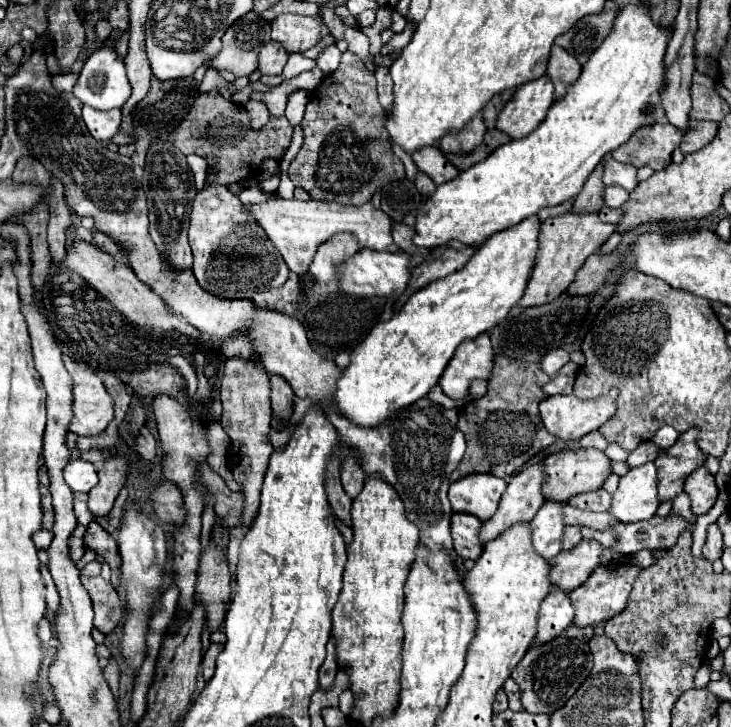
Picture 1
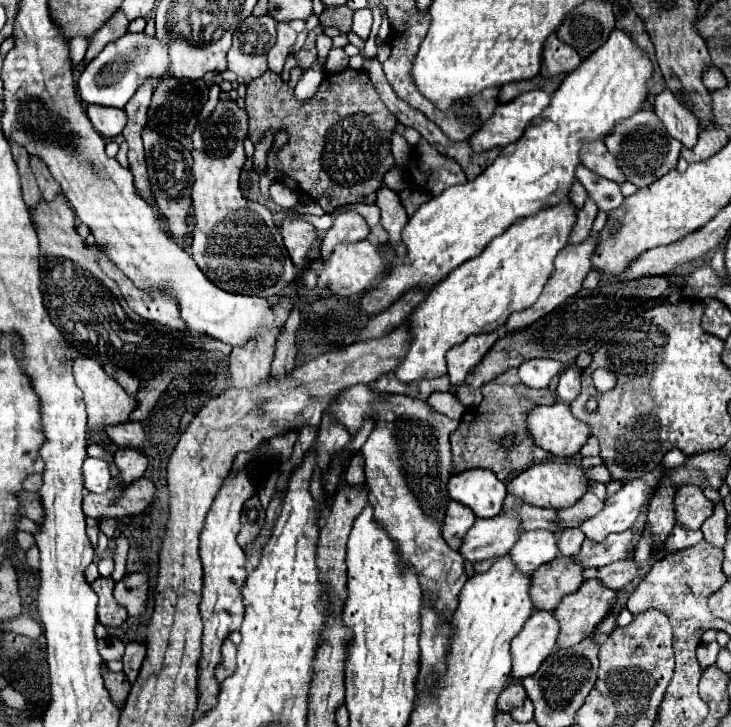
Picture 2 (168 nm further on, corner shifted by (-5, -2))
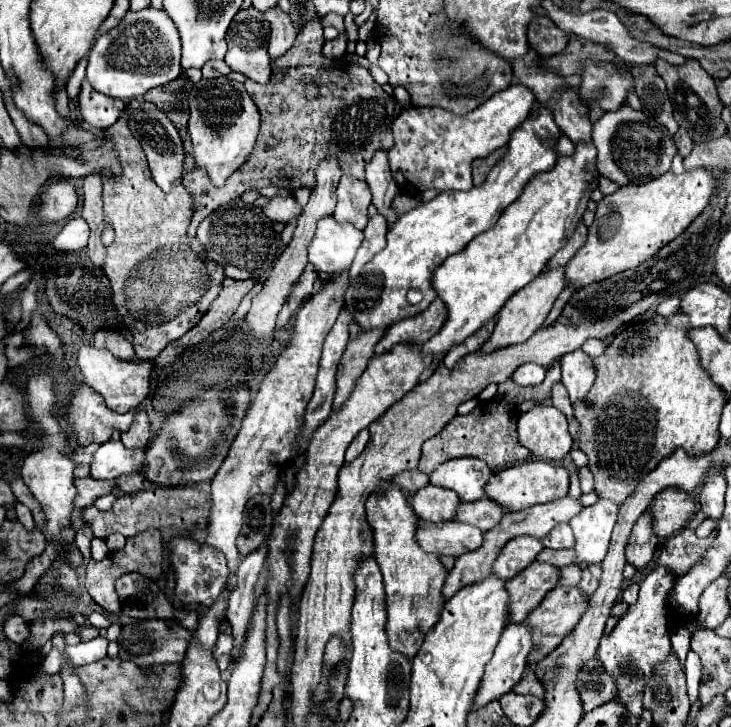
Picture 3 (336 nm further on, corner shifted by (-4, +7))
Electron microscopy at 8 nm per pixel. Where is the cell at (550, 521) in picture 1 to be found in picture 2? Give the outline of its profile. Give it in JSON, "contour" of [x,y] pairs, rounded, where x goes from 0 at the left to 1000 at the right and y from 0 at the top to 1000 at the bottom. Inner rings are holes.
{"contour":[[[737,728],[713,733],[707,750],[696,758],[696,766],[707,774],[710,788],[729,788],[735,780],[756,772],[762,761],[762,739],[748,728]]]}

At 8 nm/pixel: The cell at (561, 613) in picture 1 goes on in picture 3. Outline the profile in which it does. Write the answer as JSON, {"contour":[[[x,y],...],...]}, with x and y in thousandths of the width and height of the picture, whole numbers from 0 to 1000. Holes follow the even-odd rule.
{"contour":[[[720,856],[695,858],[689,875],[684,878],[684,886],[679,889],[676,905],[662,924],[657,952],[651,955],[648,977],[657,974],[657,968],[668,968],[668,963],[684,960],[687,955],[700,949],[700,944],[714,933],[722,916],[722,902],[728,891],[728,864]]]}

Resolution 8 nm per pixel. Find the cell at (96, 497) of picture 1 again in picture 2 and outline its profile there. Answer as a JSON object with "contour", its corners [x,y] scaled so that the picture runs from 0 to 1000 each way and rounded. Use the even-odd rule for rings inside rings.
{"contour":[[[163,618],[155,626],[155,634],[166,645],[168,667],[190,659],[198,651],[198,645],[201,645],[201,629],[193,620],[187,620],[187,618]]]}

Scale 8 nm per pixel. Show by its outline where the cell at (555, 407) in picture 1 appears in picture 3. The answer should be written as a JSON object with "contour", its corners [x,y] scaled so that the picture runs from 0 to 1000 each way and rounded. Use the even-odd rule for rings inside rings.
{"contour":[[[733,556],[722,567],[711,569],[709,602],[733,630],[766,633],[782,619],[774,572],[758,558]]]}

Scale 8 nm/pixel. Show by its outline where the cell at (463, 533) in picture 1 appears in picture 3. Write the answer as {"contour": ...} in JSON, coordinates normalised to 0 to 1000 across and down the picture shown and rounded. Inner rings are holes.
{"contour":[[[591,666],[575,671],[564,688],[564,699],[569,699],[569,707],[591,721],[621,715],[627,707],[627,696],[629,685],[624,677],[605,674]]]}

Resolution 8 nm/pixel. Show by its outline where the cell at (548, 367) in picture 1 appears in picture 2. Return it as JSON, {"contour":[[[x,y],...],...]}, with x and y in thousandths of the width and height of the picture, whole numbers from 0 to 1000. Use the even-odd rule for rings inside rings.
{"contour":[[[754,494],[718,497],[710,505],[710,519],[726,535],[746,535],[751,530],[751,524],[762,513],[767,513],[767,508],[770,508],[770,502],[765,497],[754,497]]]}

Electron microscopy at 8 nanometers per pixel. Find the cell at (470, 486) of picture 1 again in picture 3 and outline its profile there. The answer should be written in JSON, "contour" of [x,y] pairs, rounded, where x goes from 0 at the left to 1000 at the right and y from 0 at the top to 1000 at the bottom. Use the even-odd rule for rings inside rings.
{"contour":[[[624,630],[607,635],[588,652],[588,666],[621,674],[632,691],[651,691],[665,682],[673,646],[654,630]]]}

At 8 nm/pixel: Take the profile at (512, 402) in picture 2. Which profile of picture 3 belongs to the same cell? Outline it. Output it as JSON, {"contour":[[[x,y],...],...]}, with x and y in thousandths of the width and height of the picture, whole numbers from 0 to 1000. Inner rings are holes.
{"contour":[[[763,498],[750,509],[744,525],[736,531],[711,531],[700,520],[681,528],[681,539],[670,553],[657,553],[640,572],[621,572],[605,589],[602,597],[596,597],[580,608],[572,644],[583,652],[591,652],[591,646],[596,646],[602,638],[607,638],[618,630],[646,627],[646,630],[657,630],[657,633],[668,635],[673,649],[681,649],[706,635],[728,633],[728,622],[711,611],[709,597],[706,597],[706,567],[709,567],[706,561],[720,550],[728,550],[728,553],[750,550],[758,525],[766,525],[766,501]]]}

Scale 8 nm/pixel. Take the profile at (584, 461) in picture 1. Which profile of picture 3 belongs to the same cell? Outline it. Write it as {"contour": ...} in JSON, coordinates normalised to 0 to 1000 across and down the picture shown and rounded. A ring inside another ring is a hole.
{"contour":[[[728,633],[728,635],[706,638],[706,641],[679,649],[673,660],[668,663],[668,685],[684,688],[684,693],[695,693],[695,699],[706,704],[711,699],[725,699],[741,691],[772,685],[777,680],[777,669],[780,669],[780,652],[772,641],[761,641],[744,633]]]}

